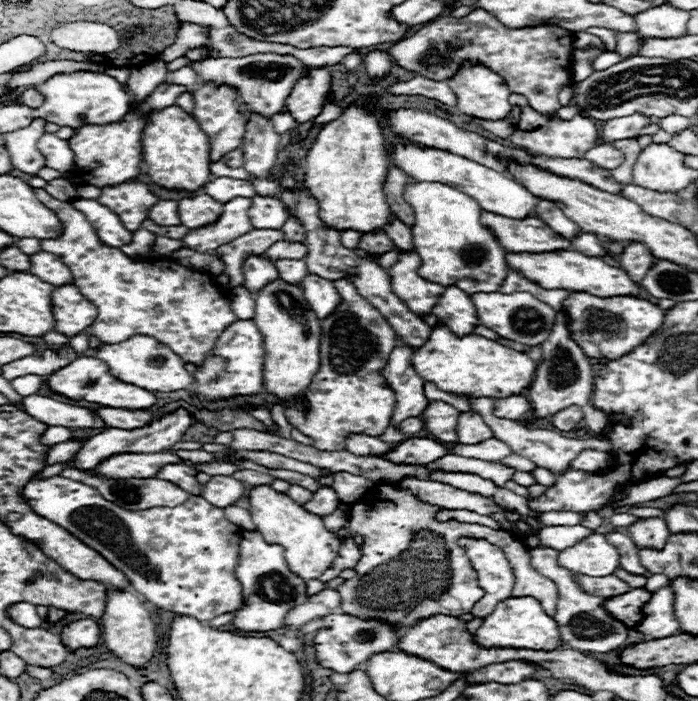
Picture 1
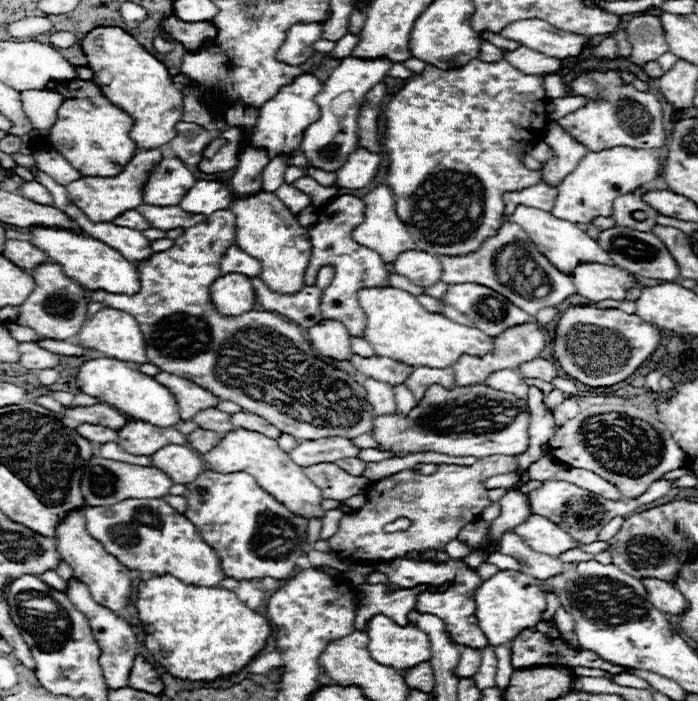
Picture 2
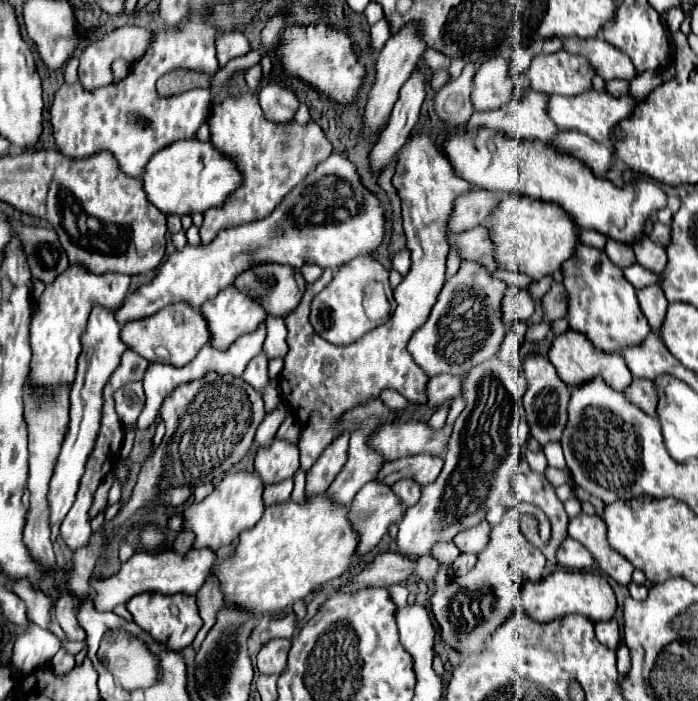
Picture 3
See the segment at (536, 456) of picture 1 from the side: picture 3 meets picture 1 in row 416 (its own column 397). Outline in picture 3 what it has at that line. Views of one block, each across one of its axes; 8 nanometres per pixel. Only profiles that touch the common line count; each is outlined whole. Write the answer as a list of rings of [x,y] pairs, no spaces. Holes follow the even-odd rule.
[[[400,480],[392,486],[392,492],[400,498],[400,504],[404,508],[410,508],[418,502],[420,490],[422,490],[422,486],[416,486],[416,482],[412,482],[412,480]]]

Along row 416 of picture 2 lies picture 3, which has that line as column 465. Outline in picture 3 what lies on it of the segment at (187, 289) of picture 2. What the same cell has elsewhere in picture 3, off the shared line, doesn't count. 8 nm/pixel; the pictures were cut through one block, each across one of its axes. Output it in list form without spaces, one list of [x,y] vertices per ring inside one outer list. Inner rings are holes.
[[[462,262],[458,274],[450,278],[428,316],[408,342],[408,352],[426,376],[464,376],[472,366],[492,358],[502,340],[504,324],[500,322],[500,296],[508,288],[504,282],[490,278],[486,270],[476,270],[472,262]]]

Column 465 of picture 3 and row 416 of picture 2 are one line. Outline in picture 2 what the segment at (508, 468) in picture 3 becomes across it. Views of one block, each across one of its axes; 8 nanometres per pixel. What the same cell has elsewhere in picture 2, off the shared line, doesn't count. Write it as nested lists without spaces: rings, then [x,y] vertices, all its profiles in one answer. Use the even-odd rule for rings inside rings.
[[[434,384],[428,388],[426,398],[406,416],[384,414],[374,418],[372,436],[378,440],[380,450],[392,450],[396,456],[416,452],[440,452],[448,456],[476,456],[490,454],[516,456],[528,448],[528,404],[522,398],[506,392],[492,390],[476,384],[472,388],[444,390]]]

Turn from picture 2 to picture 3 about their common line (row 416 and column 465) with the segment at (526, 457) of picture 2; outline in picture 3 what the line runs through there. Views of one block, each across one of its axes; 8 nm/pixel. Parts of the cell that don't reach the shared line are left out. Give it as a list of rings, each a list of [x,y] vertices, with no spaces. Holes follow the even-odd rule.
[[[480,522],[478,526],[458,532],[452,542],[462,554],[478,554],[478,550],[484,548],[488,542],[488,532],[490,532],[490,524]]]

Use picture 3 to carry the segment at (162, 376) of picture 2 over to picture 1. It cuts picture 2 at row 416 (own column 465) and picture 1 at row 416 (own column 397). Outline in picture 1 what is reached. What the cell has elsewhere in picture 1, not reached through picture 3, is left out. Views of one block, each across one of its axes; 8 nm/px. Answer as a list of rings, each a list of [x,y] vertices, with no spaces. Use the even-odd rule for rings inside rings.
[[[346,278],[336,280],[334,286],[342,302],[338,304],[336,312],[322,320],[320,370],[308,386],[310,390],[306,394],[310,412],[304,418],[298,408],[286,408],[288,420],[300,432],[314,438],[314,448],[322,450],[346,448],[346,436],[352,432],[380,436],[388,428],[392,410],[396,406],[396,394],[382,376],[390,352],[398,346],[394,330]],[[180,408],[170,416],[162,416],[162,418],[154,418],[152,424],[144,426],[144,428],[134,428],[134,430],[120,430],[120,428],[108,428],[102,434],[86,440],[82,444],[82,448],[76,452],[76,456],[72,458],[72,466],[78,470],[86,470],[86,472],[94,472],[102,460],[108,460],[114,454],[154,454],[154,452],[164,452],[170,450],[176,442],[180,442],[180,438],[184,436],[186,428],[192,426],[192,418],[190,414]]]

